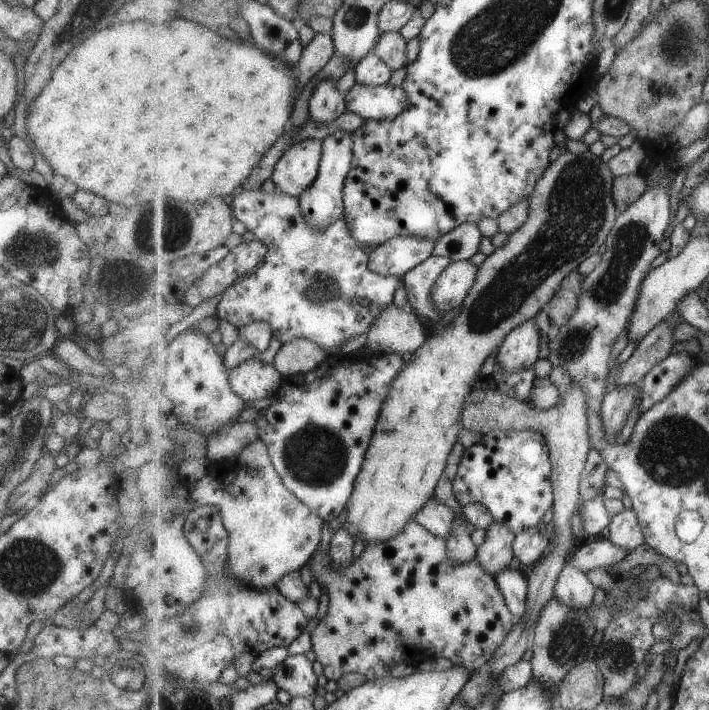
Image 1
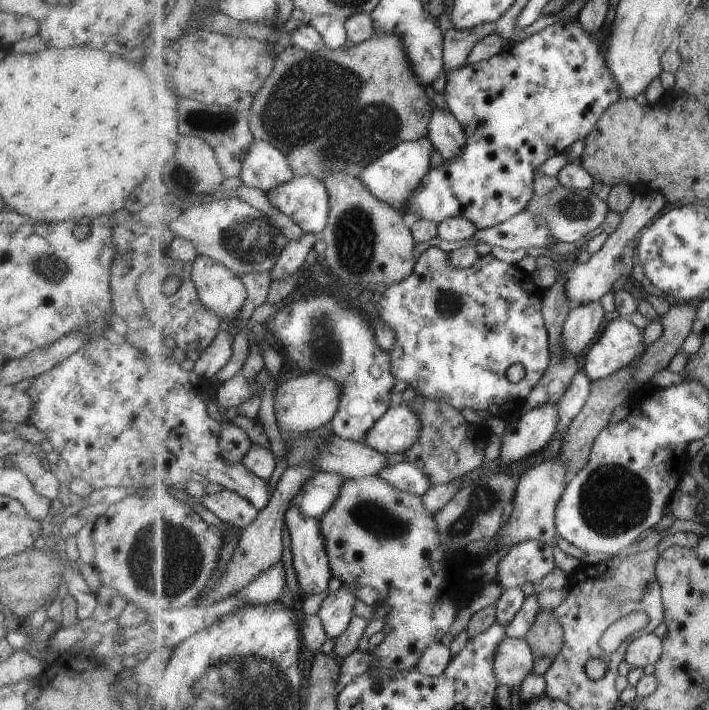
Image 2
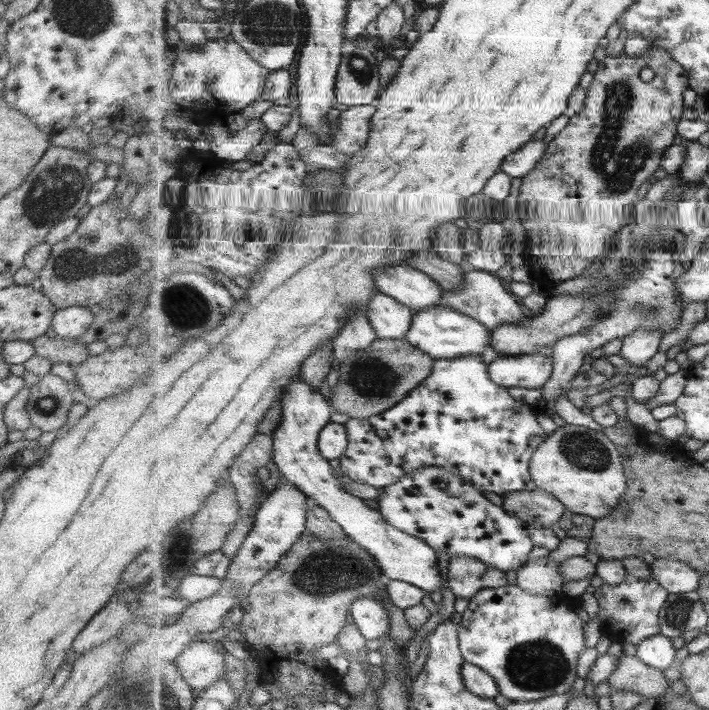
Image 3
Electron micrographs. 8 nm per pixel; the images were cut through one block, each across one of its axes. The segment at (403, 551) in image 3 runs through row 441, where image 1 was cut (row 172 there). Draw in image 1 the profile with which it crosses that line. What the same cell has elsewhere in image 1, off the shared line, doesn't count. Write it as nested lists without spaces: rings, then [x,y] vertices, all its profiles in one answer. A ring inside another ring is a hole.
[[[305,139],[293,143],[275,167],[272,182],[285,194],[299,197],[311,188],[320,172],[324,155],[321,139]]]

